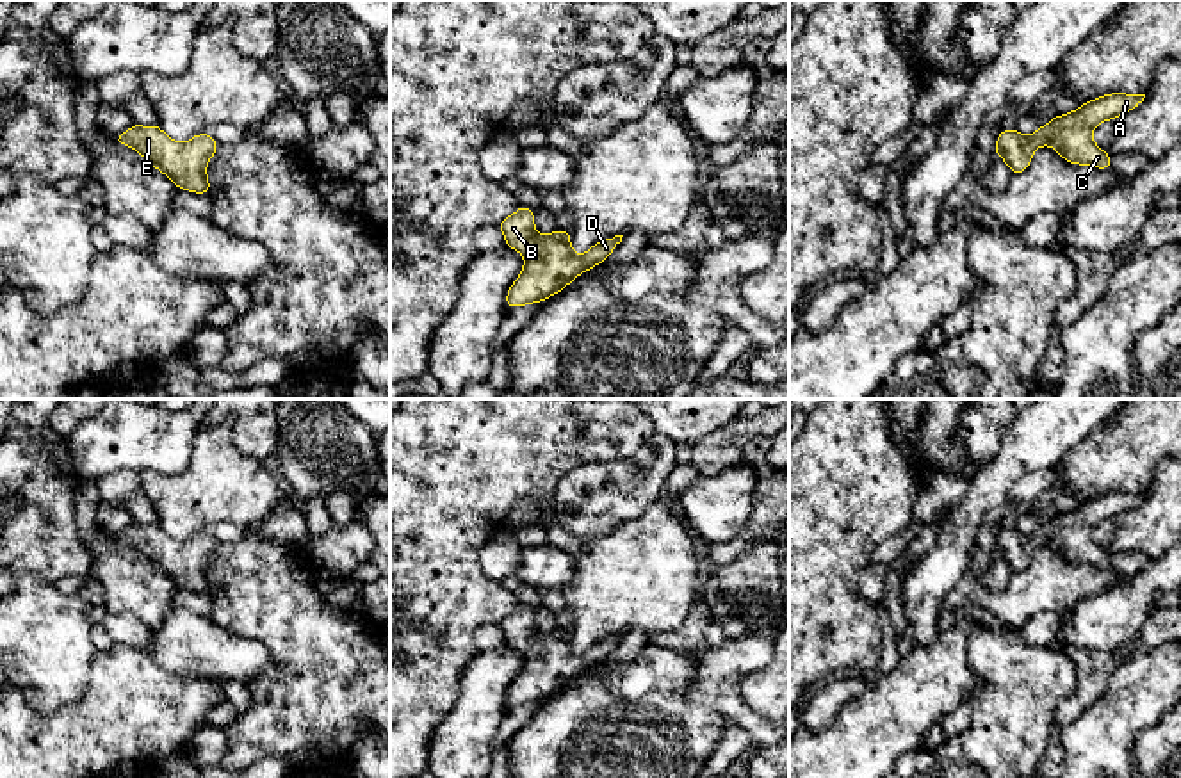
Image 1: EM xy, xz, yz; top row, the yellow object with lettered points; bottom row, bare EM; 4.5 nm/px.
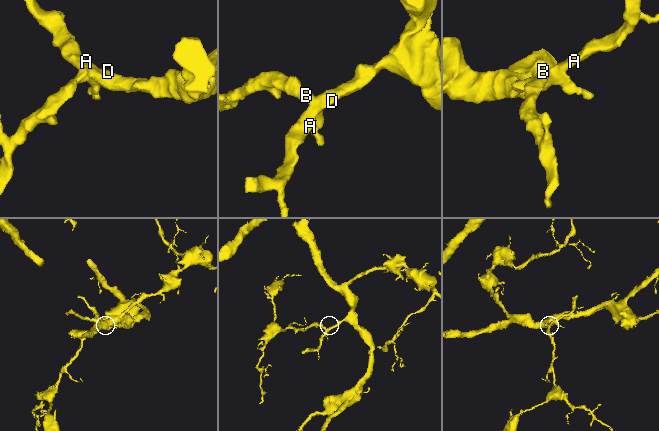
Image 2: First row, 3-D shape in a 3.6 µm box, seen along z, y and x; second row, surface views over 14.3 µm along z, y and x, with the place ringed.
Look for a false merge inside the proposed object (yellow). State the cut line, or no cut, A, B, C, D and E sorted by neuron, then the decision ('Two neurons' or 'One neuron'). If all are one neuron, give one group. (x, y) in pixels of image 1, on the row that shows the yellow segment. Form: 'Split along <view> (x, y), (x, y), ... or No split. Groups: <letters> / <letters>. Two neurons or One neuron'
No split. Groups: A B C D E. One neuron

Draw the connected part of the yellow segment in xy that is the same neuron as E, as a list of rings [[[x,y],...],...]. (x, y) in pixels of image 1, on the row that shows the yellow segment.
[[[132,125],[125,134],[114,137],[116,144],[128,144],[143,155],[155,169],[164,173],[178,189],[210,194],[207,164],[217,150],[217,141],[201,132],[187,142],[176,142],[155,126]]]

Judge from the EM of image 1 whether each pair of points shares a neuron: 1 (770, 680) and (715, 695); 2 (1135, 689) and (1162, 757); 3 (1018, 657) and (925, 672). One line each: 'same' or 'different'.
1: different
2: different
3: different

